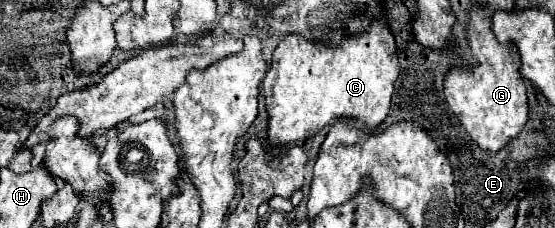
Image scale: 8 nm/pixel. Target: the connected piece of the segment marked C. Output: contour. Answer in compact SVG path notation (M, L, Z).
M380 21L342 47L316 47L300 35L282 39L264 77L270 149L306 141L322 127L342 119L360 121L376 129L388 115L394 81L400 75L397 51L392 33Z

